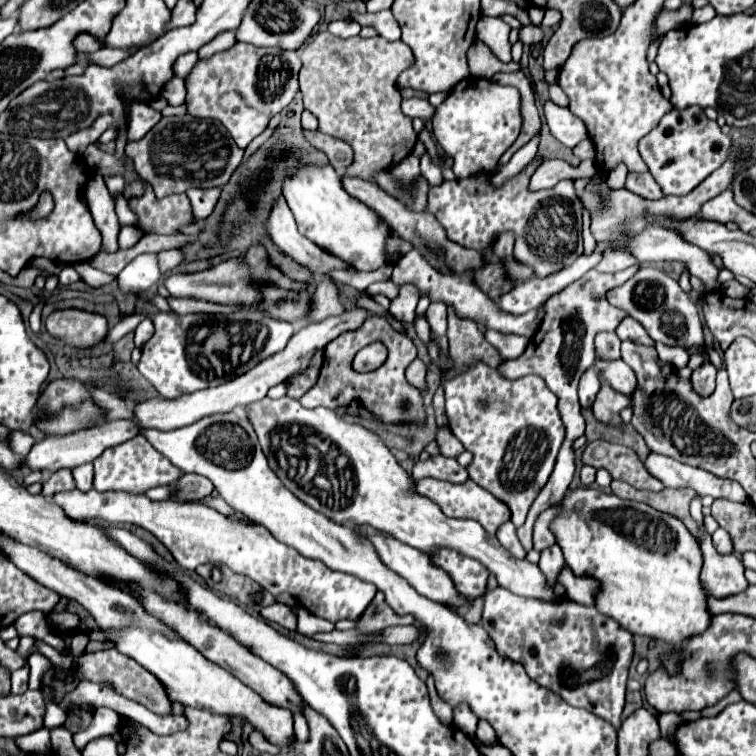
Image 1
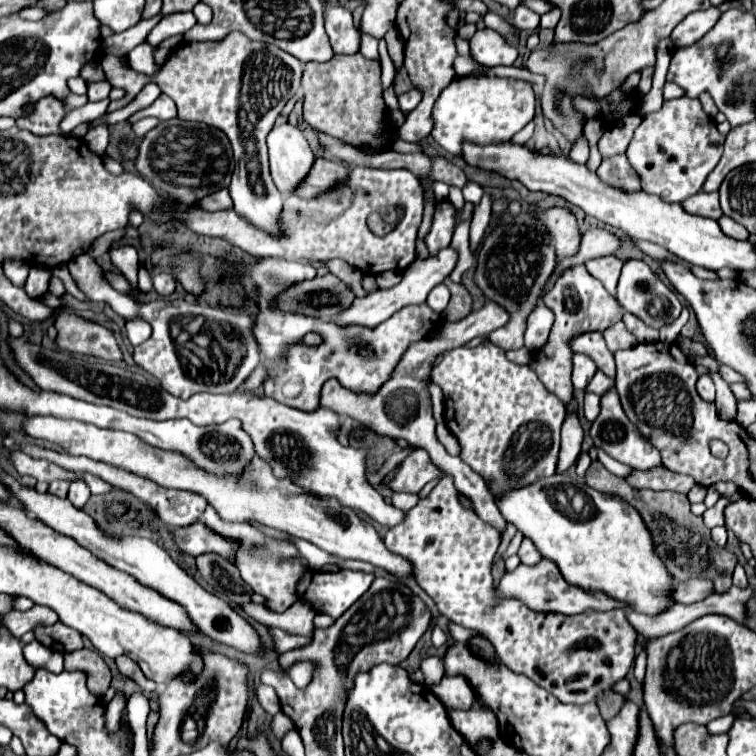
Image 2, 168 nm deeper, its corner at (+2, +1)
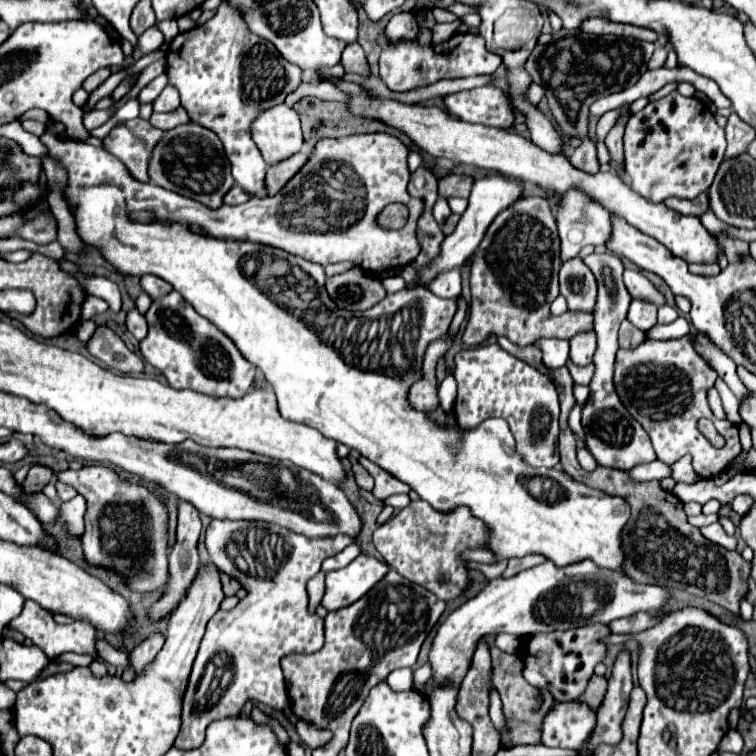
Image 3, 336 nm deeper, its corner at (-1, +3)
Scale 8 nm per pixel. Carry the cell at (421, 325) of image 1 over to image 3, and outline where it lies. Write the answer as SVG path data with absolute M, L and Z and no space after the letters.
M493 173L493 175L485 175L481 179L475 179L473 181L473 187L471 187L471 195L469 195L469 207L467 211L461 215L459 223L457 223L457 229L445 237L443 245L441 245L441 257L437 257L435 265L429 265L429 269L421 269L421 285L427 285L433 277L437 277L437 273L445 271L445 269L453 269L453 267L461 267L469 255L475 253L475 249L479 247L483 235L485 235L485 229L489 227L489 223L503 211L507 209L509 205L513 205L523 193L523 181L519 179L513 179L513 177L507 177L507 175L501 175L501 173Z

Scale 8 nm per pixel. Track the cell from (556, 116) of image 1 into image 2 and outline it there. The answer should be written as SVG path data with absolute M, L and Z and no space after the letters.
M584 135L578 139L578 145L570 147L570 159L576 161L576 163L588 161L588 139Z

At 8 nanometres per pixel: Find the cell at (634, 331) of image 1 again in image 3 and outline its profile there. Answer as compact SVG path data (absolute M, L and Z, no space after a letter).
M633 299L631 307L629 307L629 315L627 319L639 327L641 331L649 331L655 323L657 323L657 305L649 303L649 301L641 301L641 299Z

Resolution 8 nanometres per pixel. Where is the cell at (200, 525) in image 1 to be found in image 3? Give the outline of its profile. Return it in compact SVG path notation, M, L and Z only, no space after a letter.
M359 555L347 567L343 567L339 571L331 571L327 575L323 607L327 611L335 611L335 609L355 603L375 583L379 583L387 571L389 571L389 565L385 565L383 561L379 561L371 555Z

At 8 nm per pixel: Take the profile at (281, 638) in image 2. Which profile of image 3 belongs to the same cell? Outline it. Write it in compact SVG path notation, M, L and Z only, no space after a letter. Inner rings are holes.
M211 521L205 539L209 557L223 573L239 581L247 597L231 611L217 611L207 623L193 663L189 689L183 697L183 723L175 741L177 749L197 749L211 721L229 715L237 717L249 699L279 711L289 704L279 665L281 657L285 653L313 653L323 645L323 619L309 611L305 585L327 557L351 543L355 543L355 539L349 535L309 539L265 521ZM231 543L239 543L239 549L231 549Z

